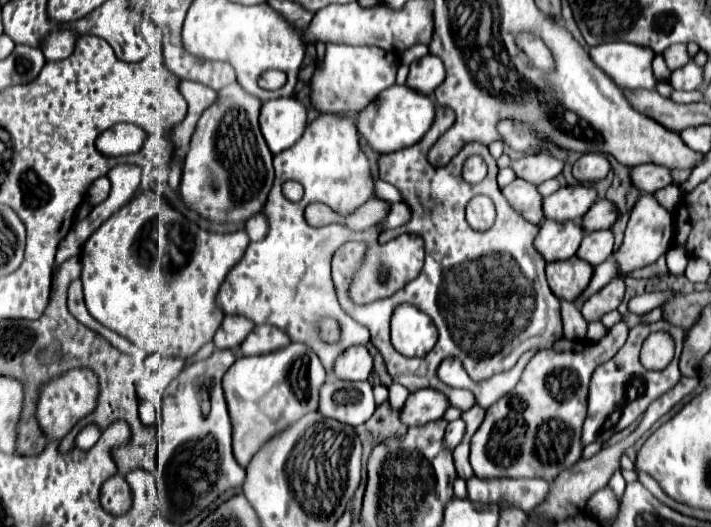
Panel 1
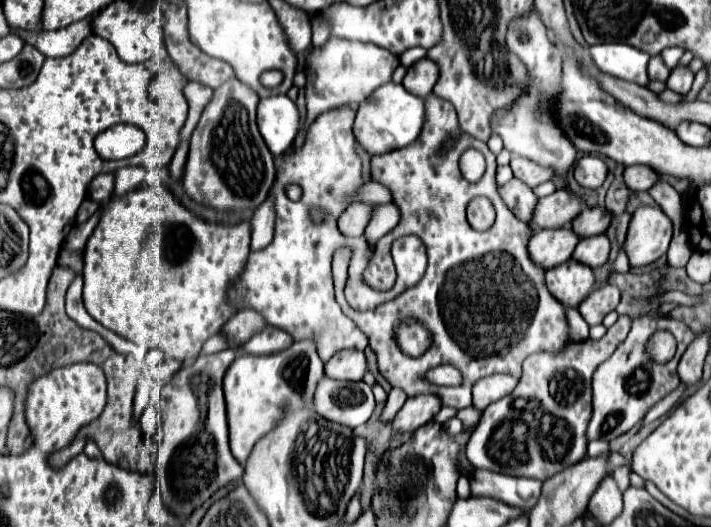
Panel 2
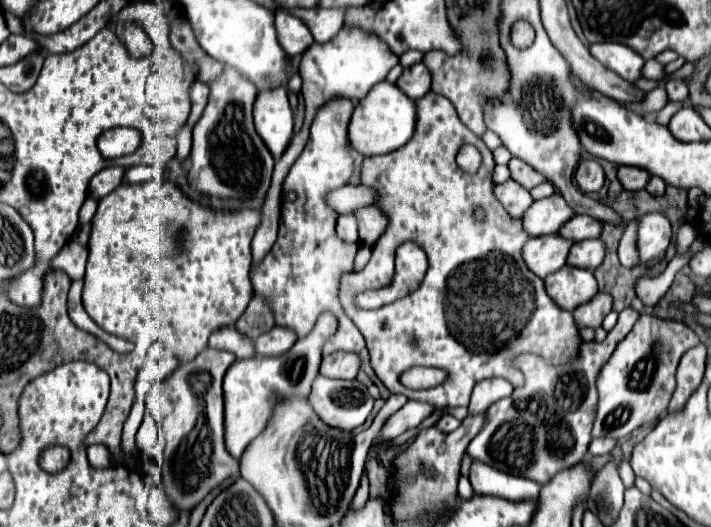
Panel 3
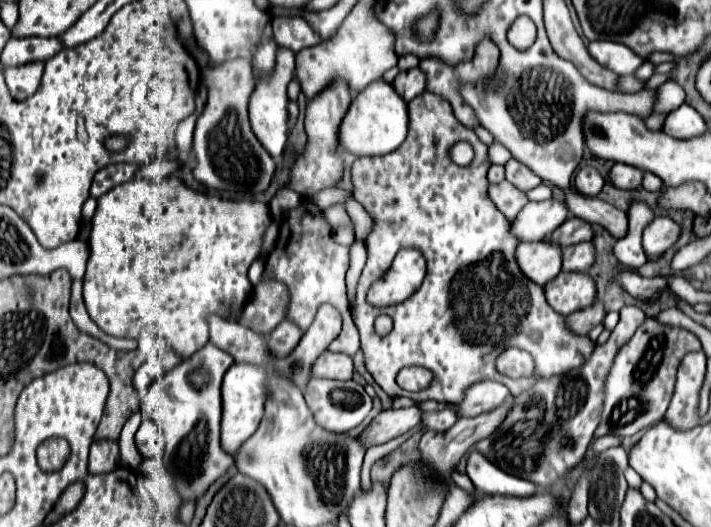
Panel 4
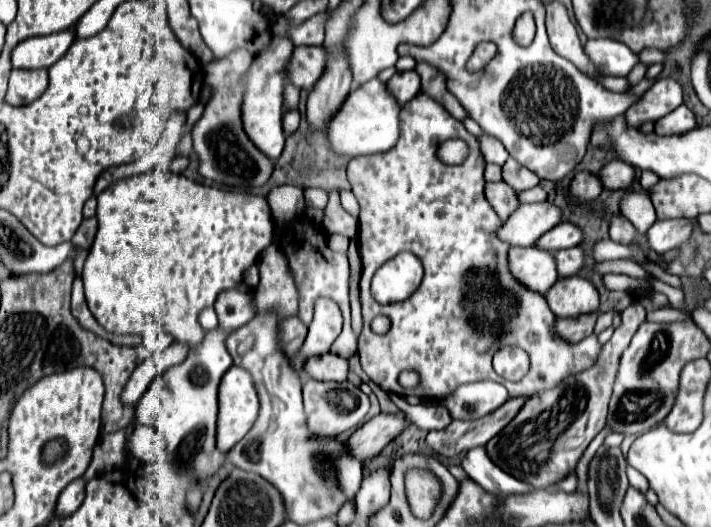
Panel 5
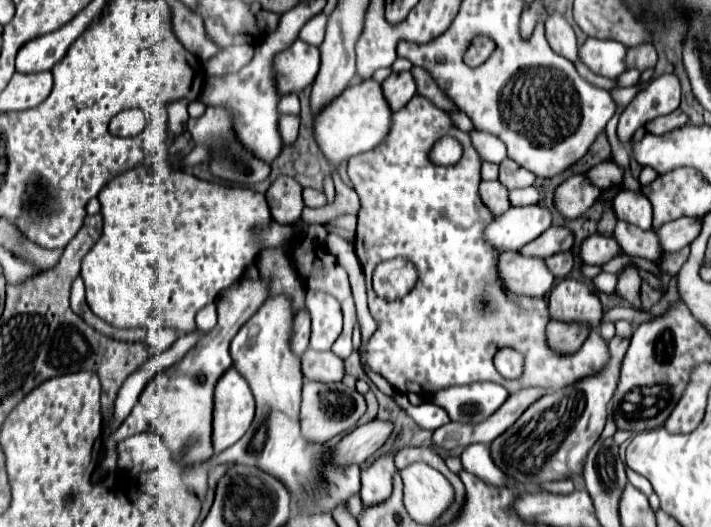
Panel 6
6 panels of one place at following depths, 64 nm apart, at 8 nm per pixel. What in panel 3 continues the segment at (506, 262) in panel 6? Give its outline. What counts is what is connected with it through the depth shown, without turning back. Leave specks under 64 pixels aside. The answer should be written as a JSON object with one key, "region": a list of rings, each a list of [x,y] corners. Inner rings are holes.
{"region":[[[556,234],[530,238],[522,248],[522,258],[530,272],[544,280],[548,274],[558,272],[566,264],[570,246],[572,246],[570,240],[564,240]]]}

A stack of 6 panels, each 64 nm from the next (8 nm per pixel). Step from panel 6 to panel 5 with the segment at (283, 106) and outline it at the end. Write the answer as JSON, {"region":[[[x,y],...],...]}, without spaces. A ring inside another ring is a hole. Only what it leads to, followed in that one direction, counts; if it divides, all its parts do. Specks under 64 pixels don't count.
{"region":[[[286,84],[286,88],[284,88],[284,108],[286,110],[298,108],[298,94],[300,94],[300,90],[296,86]]]}

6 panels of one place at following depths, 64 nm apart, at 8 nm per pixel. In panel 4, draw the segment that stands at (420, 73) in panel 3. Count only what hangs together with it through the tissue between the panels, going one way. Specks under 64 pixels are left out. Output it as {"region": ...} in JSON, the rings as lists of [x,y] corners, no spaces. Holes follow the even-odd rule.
{"region":[[[412,68],[408,72],[400,72],[394,82],[392,82],[392,88],[396,92],[400,92],[400,96],[408,102],[412,98],[416,98],[418,94],[422,94],[426,88],[424,88],[426,80],[424,80],[424,72],[420,72],[420,68]]]}

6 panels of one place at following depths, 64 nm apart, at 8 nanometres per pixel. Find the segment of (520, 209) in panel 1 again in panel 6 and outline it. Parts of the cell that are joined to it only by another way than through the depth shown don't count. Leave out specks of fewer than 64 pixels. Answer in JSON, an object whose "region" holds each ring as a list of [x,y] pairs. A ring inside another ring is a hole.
{"region":[[[482,182],[480,184],[480,200],[494,216],[500,216],[500,212],[506,212],[510,208],[508,190],[500,182]]]}

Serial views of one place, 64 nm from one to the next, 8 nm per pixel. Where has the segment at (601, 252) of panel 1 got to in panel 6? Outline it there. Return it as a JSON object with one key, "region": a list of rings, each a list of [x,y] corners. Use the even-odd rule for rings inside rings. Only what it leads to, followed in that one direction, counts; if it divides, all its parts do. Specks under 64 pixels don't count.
{"region":[[[560,252],[560,254],[546,258],[546,266],[556,278],[566,278],[568,272],[572,270],[572,264],[574,264],[574,258],[570,252]]]}

